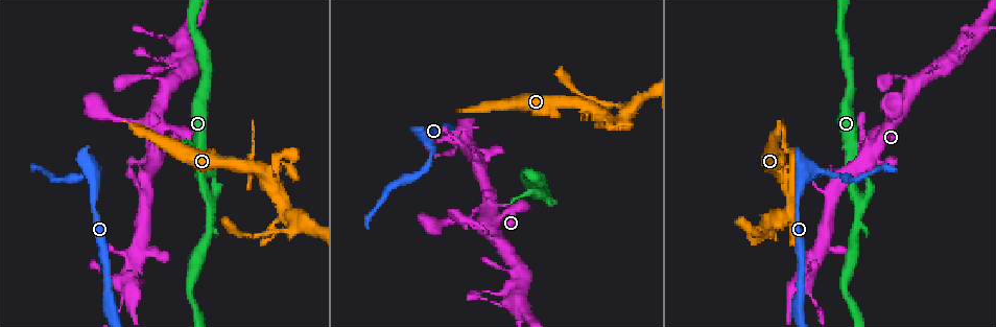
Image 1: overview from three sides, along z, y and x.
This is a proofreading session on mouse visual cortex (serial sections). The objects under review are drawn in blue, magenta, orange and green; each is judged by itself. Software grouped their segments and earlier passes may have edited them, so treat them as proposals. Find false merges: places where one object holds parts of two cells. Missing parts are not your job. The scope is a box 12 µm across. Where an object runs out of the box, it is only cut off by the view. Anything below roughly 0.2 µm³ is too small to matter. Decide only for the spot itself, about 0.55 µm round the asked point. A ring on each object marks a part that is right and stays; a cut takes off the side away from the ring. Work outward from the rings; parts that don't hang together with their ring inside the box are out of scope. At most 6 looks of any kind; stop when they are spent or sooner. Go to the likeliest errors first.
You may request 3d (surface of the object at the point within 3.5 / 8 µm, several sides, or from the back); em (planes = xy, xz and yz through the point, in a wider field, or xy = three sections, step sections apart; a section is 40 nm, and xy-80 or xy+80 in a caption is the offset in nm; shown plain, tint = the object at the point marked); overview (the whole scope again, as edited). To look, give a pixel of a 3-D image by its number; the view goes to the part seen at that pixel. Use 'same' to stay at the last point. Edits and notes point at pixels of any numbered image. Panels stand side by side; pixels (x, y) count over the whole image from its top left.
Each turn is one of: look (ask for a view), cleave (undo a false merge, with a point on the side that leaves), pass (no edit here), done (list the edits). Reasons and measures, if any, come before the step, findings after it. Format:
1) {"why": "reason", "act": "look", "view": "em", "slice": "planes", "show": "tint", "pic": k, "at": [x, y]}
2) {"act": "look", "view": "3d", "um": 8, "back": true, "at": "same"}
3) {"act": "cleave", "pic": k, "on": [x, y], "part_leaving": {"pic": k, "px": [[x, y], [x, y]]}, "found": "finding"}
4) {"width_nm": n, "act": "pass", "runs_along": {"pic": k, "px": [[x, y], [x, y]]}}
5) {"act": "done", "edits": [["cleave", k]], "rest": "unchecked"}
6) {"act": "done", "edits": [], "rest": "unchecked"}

{"why": "sharp bend", "act": "look", "view": "3d", "um": 3.5, "pic": 1, "at": [292, 217]}

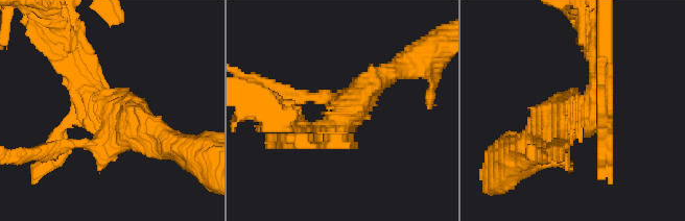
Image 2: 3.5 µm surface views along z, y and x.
{"act": "look", "view": "em", "slice": "xy", "step": 2, "show": "plain", "pic": 2, "at": [580, 107]}

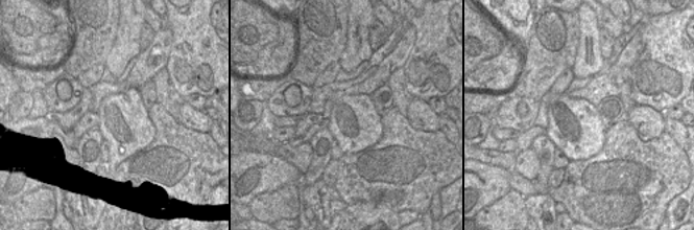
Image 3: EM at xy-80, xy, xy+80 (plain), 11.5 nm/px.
{"why": "where the object lies", "act": "look", "view": "em", "slice": "xy", "step": 2, "show": "tint", "at": "same"}

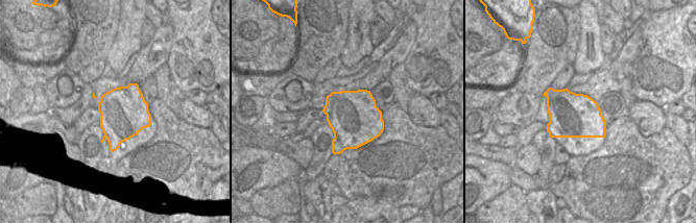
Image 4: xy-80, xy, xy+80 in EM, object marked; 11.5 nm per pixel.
{"act": "pass", "runs_along": {"pic": 2, "px": [[67, 50], [115, 117], [150, 129]]}, "found": "all the same cell"}

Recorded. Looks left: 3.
{"act": "look", "view": "em", "slice": "xy", "step": 1, "show": "tint", "pic": 1, "at": [431, 149]}

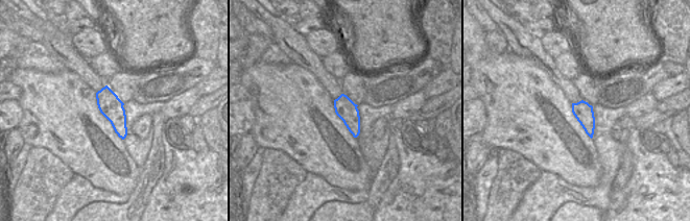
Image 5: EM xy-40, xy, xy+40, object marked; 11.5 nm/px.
{"why": "see where the arms go", "act": "look", "view": "3d", "um": 3.5, "at": "same"}

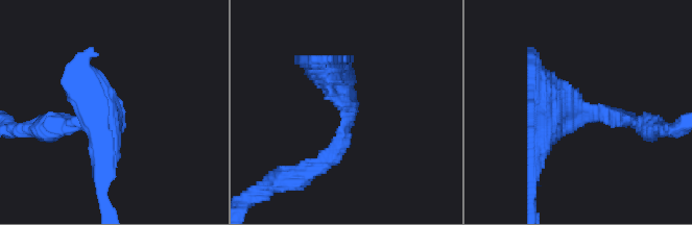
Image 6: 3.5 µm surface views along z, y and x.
{"width_nm": 240, "act": "pass", "runs_along": {"pic": 6, "px": [[538, 152], [559, 107], [634, 120]]}, "found": "continuous, no second cell"}

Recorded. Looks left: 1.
{"act": "done", "edits": [], "rest": "unchecked"}

